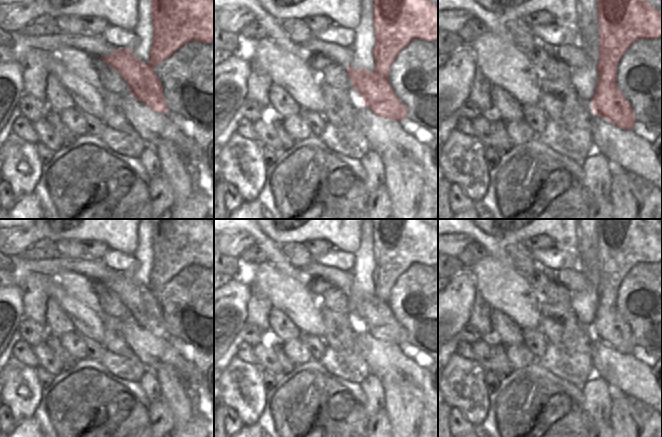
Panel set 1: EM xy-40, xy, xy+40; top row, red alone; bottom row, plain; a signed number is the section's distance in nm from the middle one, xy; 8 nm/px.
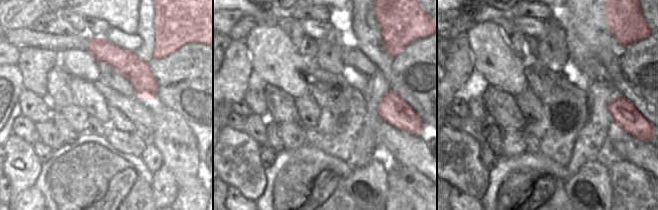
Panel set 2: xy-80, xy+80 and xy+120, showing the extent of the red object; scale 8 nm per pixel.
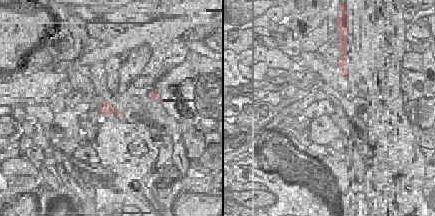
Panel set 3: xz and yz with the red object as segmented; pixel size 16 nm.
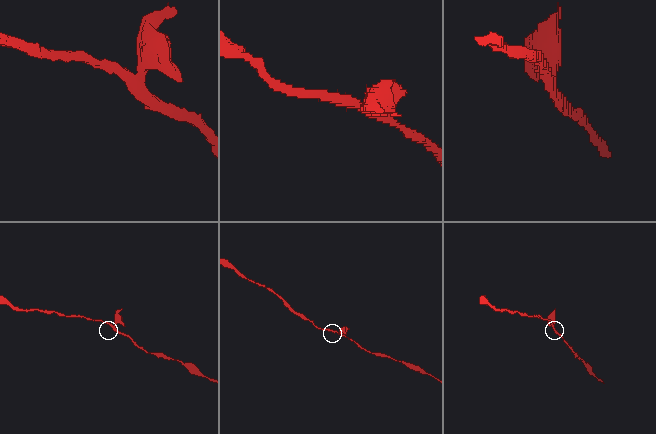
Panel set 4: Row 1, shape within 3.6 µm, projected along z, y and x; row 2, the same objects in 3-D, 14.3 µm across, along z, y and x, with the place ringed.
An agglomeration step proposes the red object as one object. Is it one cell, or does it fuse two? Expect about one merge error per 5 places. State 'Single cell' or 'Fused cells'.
Single cell.

